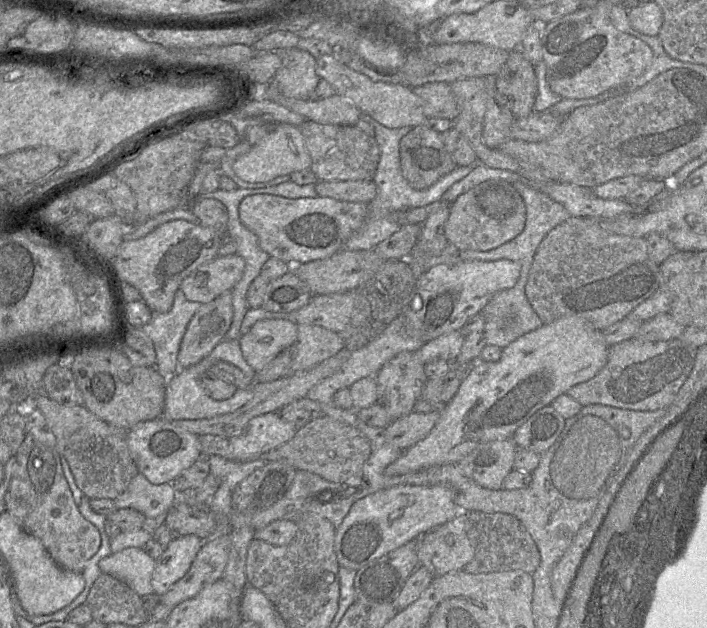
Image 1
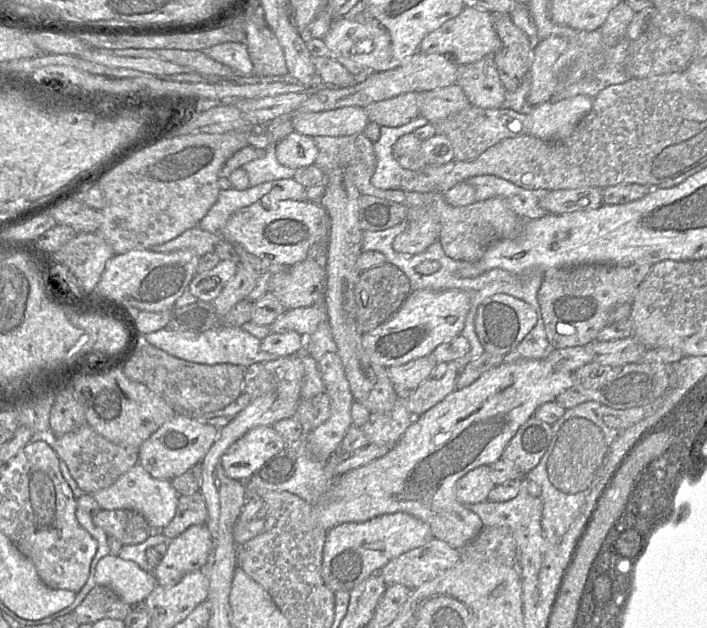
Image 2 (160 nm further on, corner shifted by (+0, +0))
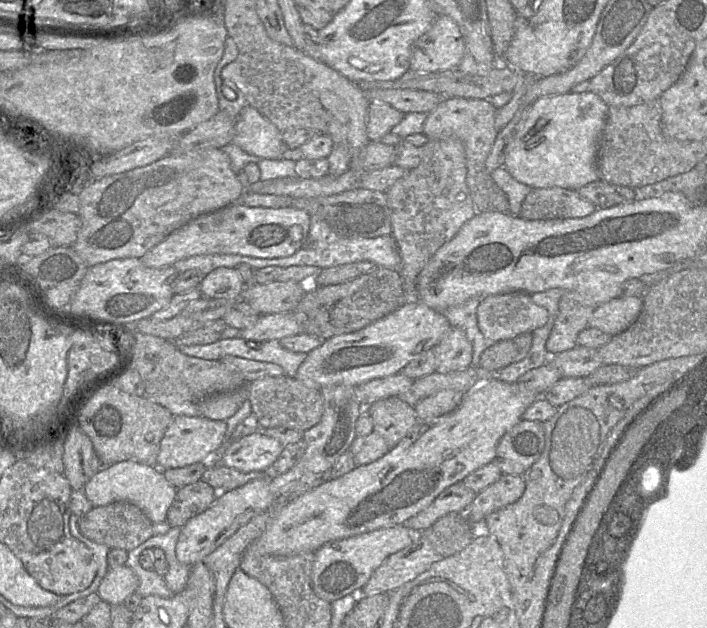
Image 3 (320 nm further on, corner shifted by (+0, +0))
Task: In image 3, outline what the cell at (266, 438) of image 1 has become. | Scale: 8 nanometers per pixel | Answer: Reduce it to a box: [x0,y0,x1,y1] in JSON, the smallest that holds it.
[214,430,284,472]

